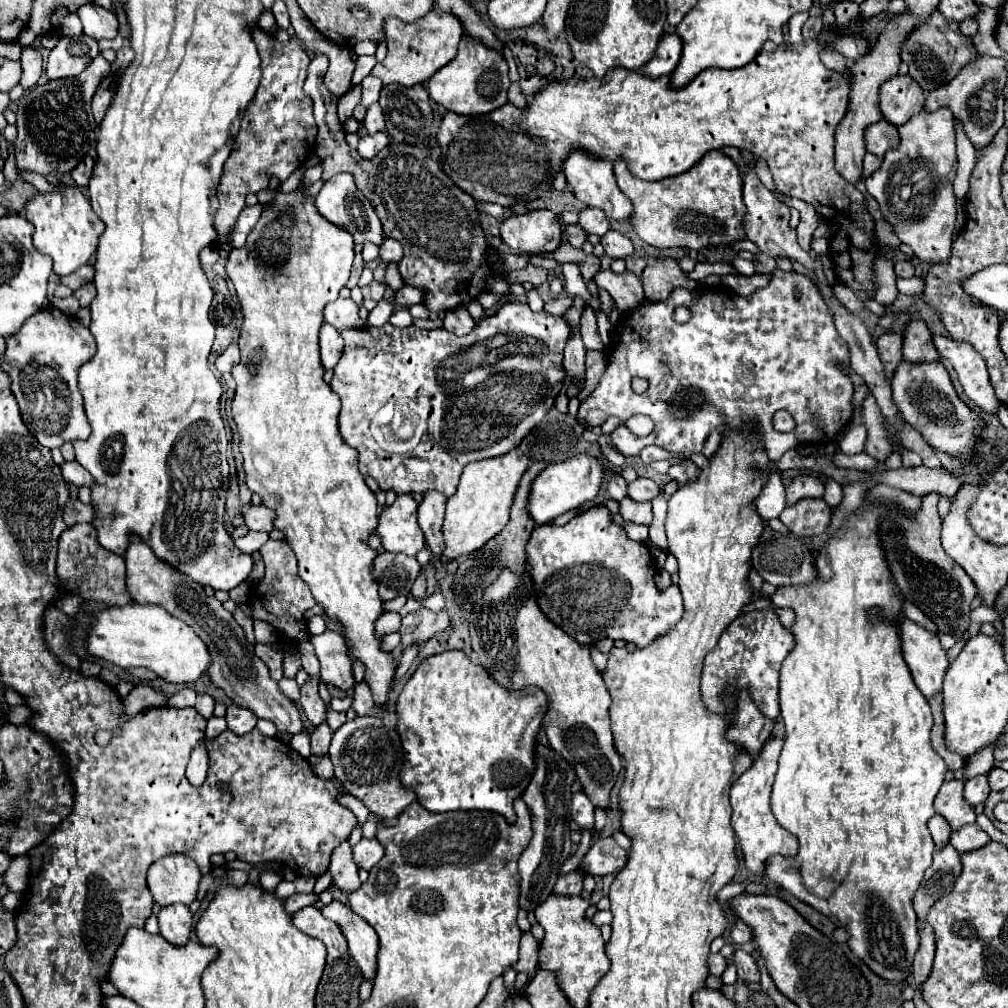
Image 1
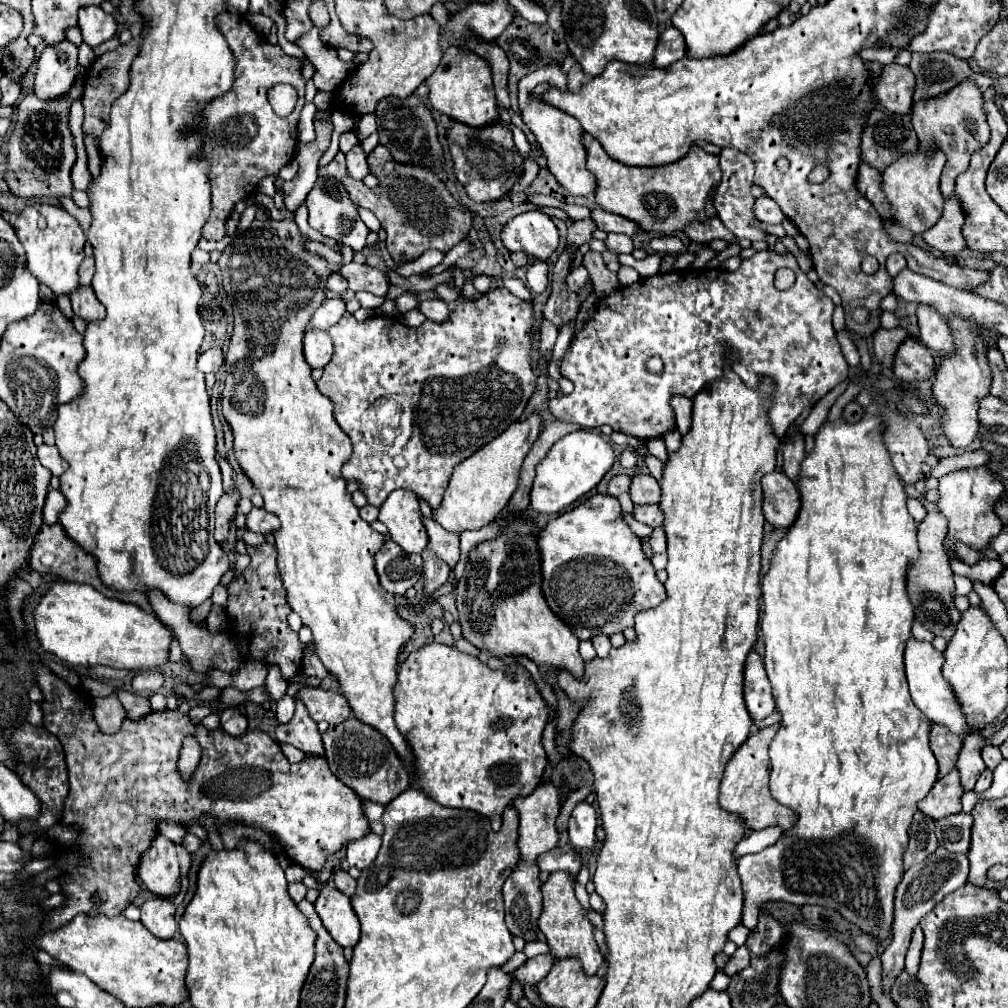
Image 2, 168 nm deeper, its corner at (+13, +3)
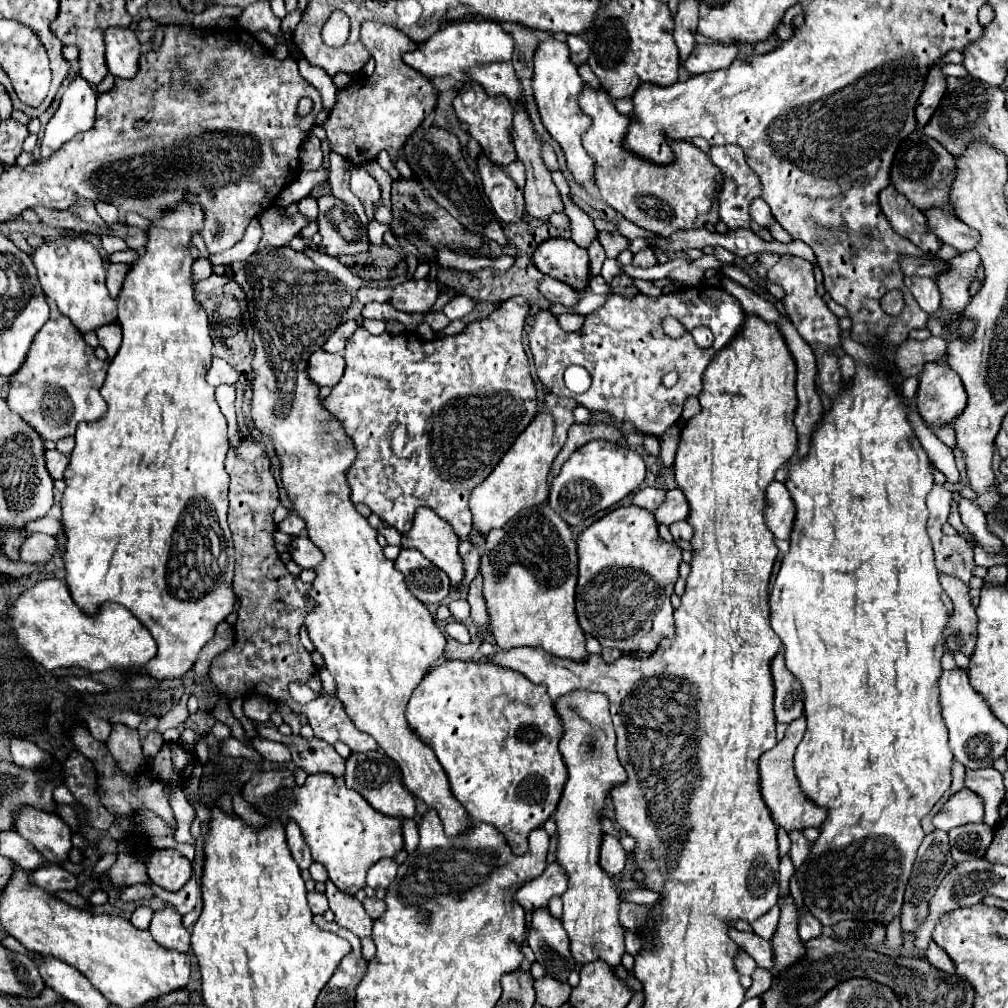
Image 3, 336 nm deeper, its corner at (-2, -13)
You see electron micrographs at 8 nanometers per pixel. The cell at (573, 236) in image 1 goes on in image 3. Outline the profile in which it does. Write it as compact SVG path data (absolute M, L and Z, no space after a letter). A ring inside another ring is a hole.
M599 232L599 234L597 234L597 240L599 240L601 246L605 248L607 258L617 258L619 252L623 252L623 250L629 246L629 240L623 238L623 236L617 234L617 232Z

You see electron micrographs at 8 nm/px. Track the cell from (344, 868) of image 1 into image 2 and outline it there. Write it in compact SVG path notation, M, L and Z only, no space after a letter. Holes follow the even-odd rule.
M340 870L340 872L334 874L334 886L340 892L348 894L348 896L352 896L356 892L356 880L352 876L348 876L348 872L344 872L344 870Z

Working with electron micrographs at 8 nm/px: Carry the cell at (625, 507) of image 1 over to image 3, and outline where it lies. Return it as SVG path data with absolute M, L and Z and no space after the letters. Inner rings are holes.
M685 520L671 524L669 530L671 530L671 534L673 534L675 540L679 540L679 538L681 538L681 540L691 540L691 536L693 536L693 528L691 528Z

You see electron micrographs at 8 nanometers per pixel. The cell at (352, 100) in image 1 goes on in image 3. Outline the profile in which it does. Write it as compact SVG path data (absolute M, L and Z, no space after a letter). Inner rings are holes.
M267 208L263 214L259 214L259 222L263 226L263 240L259 244L259 250L287 246L301 228L311 224L311 220L299 212L289 220L281 216L275 208Z

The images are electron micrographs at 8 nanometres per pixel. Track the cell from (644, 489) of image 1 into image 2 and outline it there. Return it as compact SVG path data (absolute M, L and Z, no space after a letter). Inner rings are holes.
M636 474L632 478L630 496L634 504L658 504L662 498L660 484L650 474Z

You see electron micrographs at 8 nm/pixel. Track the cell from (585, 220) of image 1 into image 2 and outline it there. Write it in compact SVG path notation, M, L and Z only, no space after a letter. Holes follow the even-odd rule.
M600 206L592 210L592 220L596 222L596 226L600 230L606 230L606 232L622 232L622 234L628 234L628 236L634 236L634 234L642 232L642 228L636 222L632 222L628 218L622 218L618 214L606 212Z

